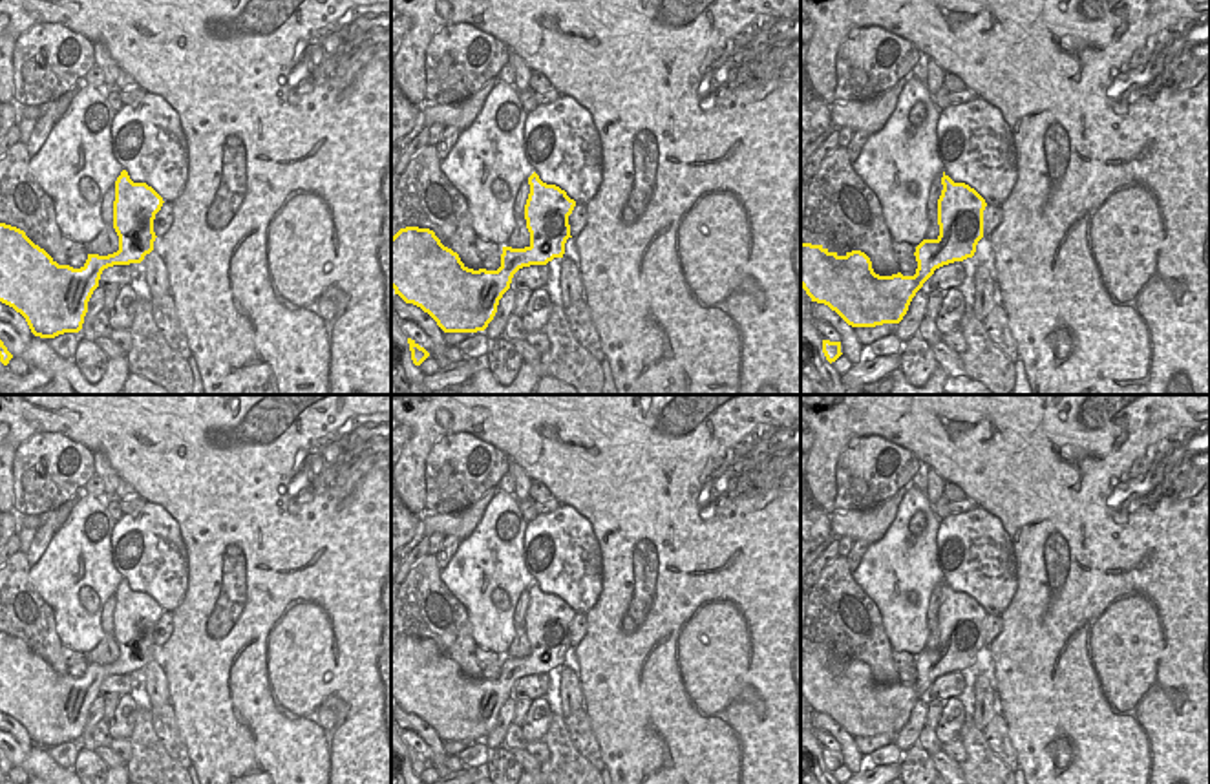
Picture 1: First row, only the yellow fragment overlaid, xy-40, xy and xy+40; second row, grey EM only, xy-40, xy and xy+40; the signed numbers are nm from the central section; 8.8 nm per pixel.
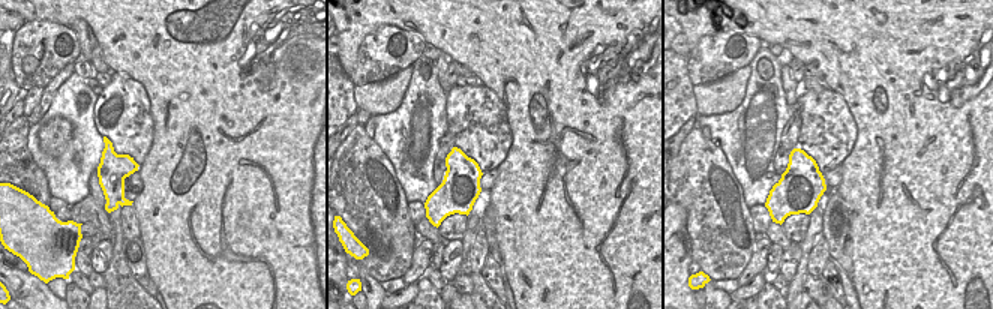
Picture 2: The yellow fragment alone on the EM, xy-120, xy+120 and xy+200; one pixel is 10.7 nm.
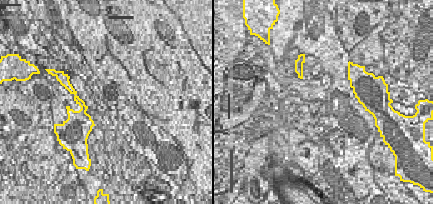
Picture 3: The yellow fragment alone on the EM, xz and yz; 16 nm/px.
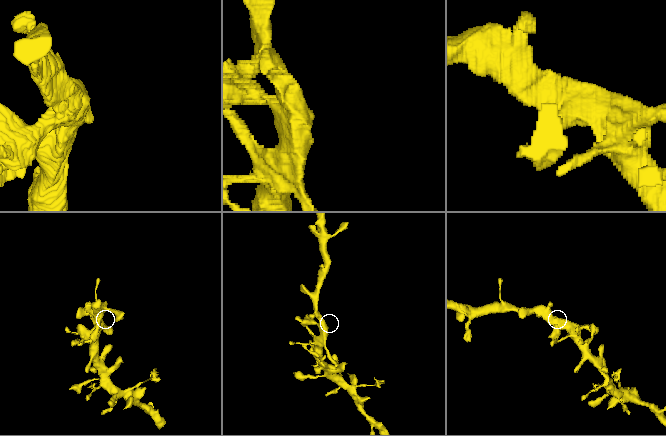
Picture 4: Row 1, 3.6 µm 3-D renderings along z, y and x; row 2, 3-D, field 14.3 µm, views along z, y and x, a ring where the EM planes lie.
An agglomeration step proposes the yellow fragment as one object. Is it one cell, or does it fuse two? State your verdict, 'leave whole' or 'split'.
leave whole

